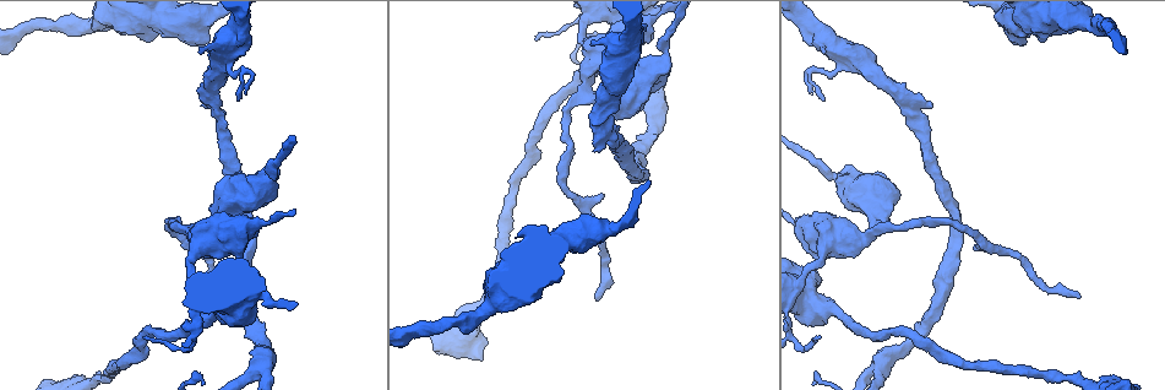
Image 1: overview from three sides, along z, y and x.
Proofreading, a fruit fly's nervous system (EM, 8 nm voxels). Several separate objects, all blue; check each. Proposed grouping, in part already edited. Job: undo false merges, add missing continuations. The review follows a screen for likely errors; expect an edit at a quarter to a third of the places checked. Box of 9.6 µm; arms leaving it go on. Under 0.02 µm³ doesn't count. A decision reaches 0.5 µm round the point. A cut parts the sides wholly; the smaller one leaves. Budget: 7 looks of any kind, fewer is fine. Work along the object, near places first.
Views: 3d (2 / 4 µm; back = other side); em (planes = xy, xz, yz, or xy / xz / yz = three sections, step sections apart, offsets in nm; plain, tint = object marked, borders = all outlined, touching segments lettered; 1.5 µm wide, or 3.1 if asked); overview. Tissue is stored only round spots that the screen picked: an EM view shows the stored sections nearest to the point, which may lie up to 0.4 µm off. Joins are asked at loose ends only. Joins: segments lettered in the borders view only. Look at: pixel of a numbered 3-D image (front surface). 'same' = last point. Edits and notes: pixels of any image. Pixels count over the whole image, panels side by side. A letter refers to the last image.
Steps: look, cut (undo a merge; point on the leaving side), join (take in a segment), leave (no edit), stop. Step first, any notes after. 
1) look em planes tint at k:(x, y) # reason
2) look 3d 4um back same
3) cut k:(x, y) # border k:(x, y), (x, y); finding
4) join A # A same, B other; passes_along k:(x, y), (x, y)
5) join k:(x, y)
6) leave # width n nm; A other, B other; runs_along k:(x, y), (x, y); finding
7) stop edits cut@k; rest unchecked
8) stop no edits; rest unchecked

look em planes borders at 1:(199, 52) # free end

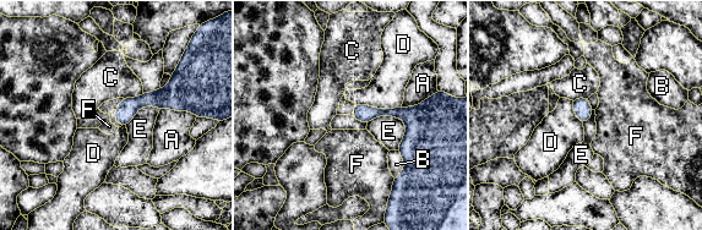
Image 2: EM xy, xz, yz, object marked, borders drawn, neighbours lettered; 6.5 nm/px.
leave # width 110 nm; A other, B other, C other, D other, E other, F other; runs_along 2:(358, 107), (411, 122), (407, 163); none of them fits

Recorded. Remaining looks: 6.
look 3d 4um at 1:(931, 107) # branch stops here

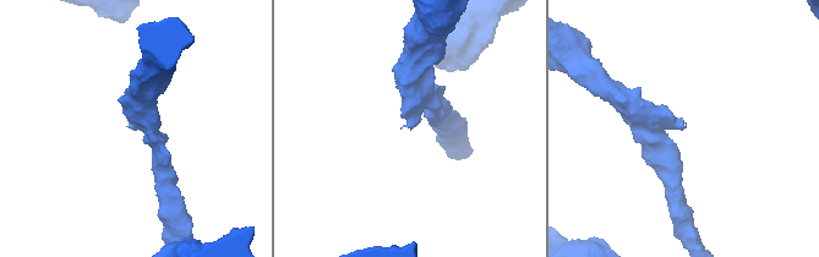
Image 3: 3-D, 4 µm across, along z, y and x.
look em planes borders at 3:(404, 125) # now the EM

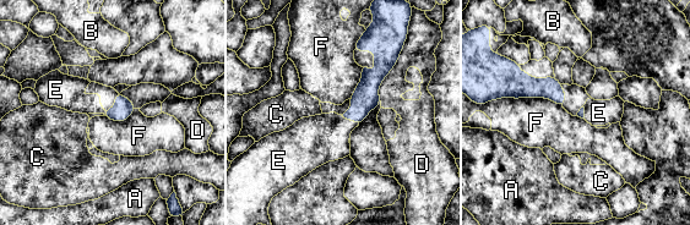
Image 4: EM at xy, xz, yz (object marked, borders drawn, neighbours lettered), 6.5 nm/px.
join E # A other, B other, C other, D other, E same, F other; the neuron continues

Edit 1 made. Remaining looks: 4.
stop edits join@4; rest unchecked

